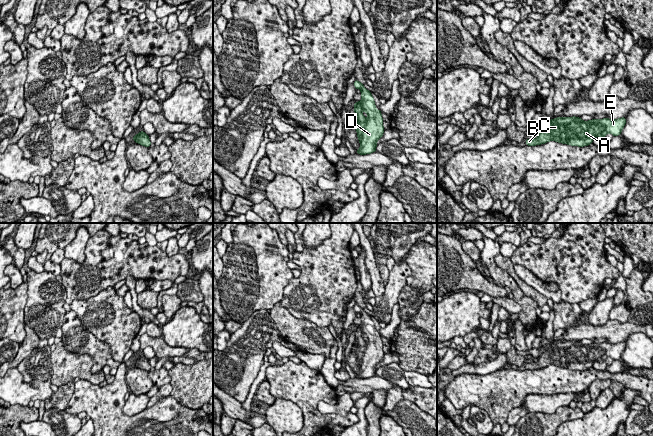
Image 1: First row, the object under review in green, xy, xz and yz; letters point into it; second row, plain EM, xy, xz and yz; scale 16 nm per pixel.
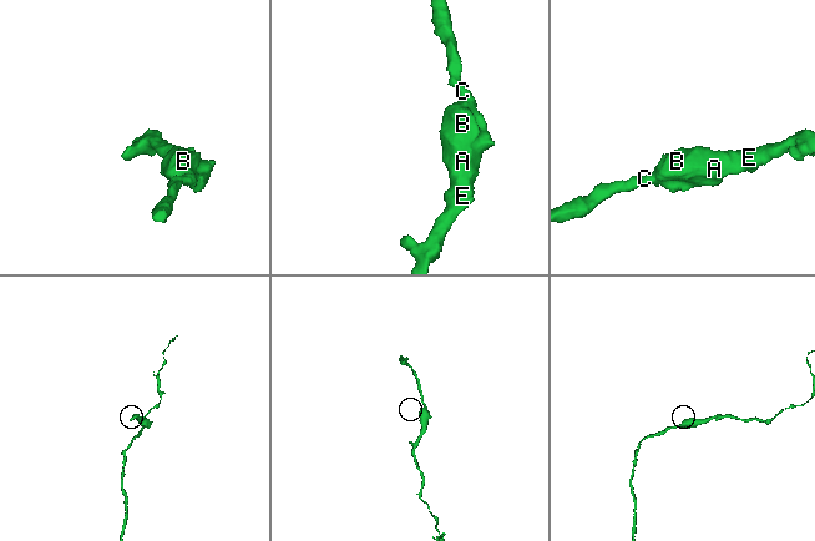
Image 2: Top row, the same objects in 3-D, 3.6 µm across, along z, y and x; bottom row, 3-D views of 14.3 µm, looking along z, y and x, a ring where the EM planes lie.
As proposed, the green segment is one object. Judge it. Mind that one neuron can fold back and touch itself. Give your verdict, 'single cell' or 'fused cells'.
single cell

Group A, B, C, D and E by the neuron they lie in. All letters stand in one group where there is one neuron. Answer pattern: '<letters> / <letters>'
A B C D E

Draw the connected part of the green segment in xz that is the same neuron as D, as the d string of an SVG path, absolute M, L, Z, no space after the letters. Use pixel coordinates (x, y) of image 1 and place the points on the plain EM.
M358 304L354 305L356 313L361 314L362 324L354 328L355 342L351 351L357 355L360 372L357 378L365 379L376 376L377 365L383 360L383 342L376 333L374 322Z

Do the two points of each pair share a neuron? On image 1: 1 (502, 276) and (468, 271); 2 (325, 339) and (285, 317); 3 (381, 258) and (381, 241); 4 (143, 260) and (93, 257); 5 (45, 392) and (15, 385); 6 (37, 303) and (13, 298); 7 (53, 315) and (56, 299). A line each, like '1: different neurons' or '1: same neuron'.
1: different neurons
2: same neuron
3: same neuron
4: same neuron
5: different neurons
6: different neurons
7: same neuron

